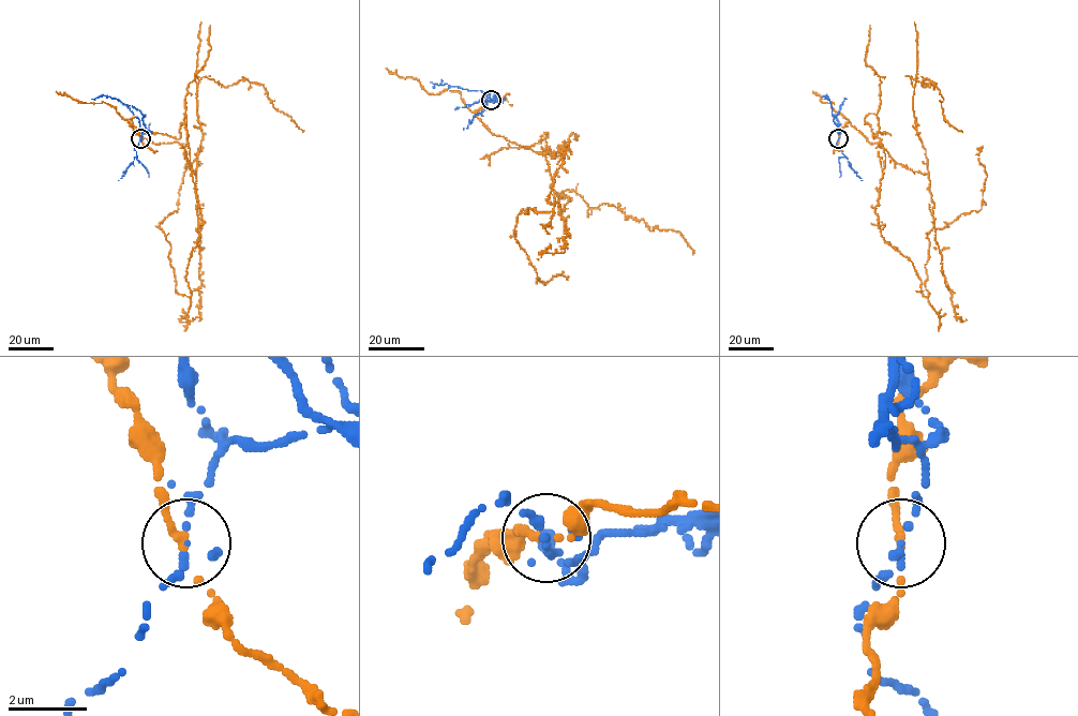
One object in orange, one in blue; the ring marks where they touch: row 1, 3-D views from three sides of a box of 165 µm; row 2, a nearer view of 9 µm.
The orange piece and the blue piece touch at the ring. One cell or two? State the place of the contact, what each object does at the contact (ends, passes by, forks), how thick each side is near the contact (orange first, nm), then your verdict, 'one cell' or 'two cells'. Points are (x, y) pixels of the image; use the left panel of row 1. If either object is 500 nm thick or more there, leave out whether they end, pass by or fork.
at (140, 138); orange passes by; blue passes by; 150 nm thick on the orange side, 130 nm on the other; two cells

